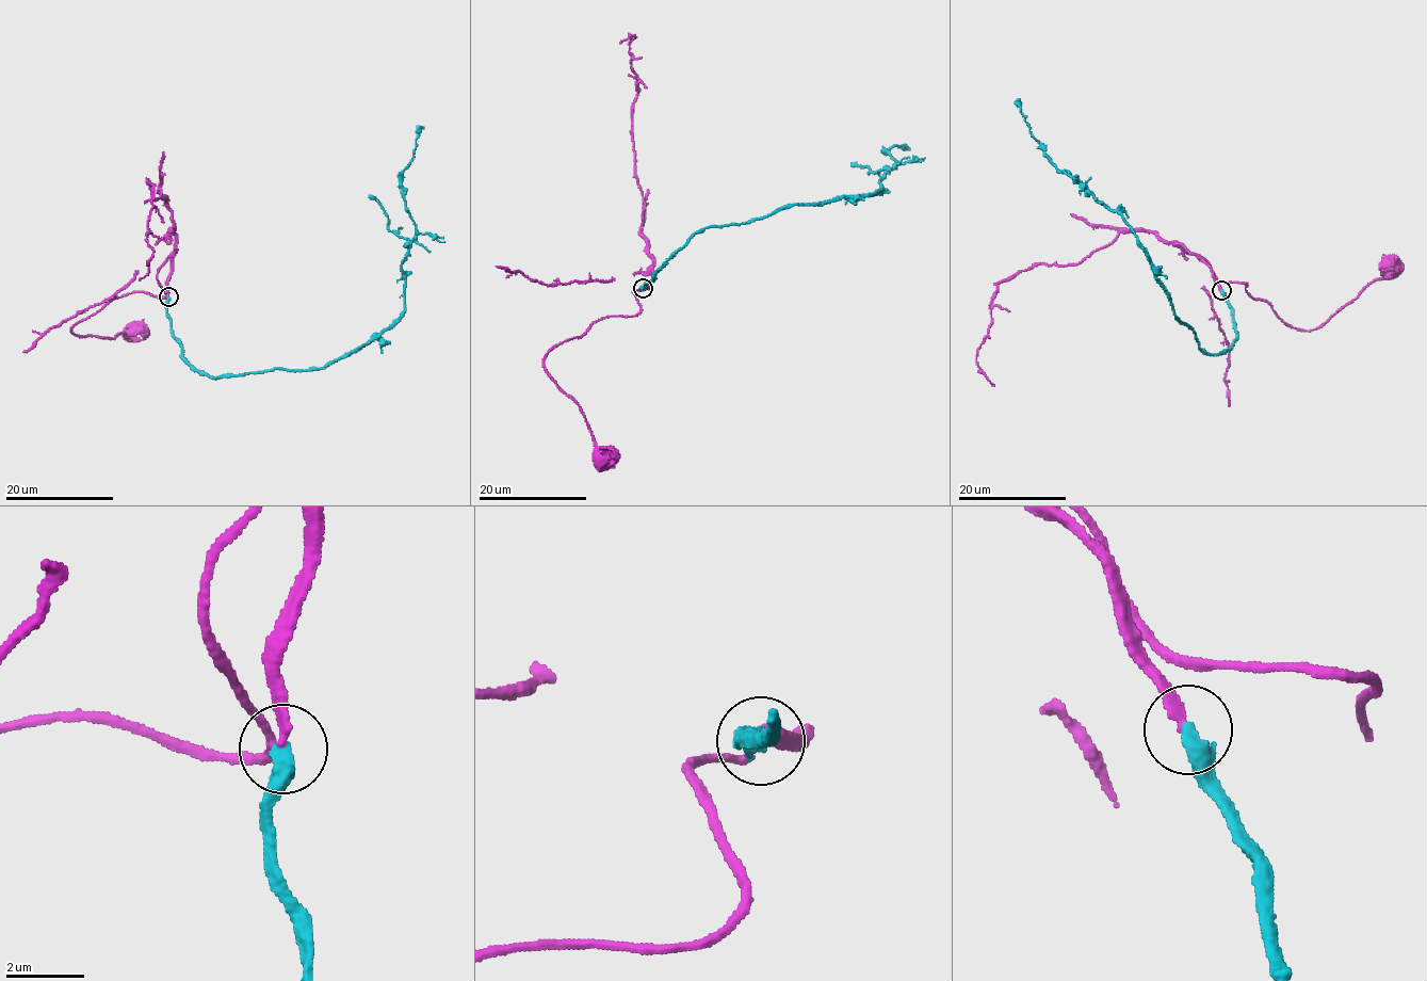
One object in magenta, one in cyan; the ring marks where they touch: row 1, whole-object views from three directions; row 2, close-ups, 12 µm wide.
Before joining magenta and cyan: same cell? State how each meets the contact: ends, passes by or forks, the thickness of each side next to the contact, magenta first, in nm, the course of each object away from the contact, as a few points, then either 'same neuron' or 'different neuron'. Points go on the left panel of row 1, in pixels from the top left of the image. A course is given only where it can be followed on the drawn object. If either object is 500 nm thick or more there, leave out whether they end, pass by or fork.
magenta ends; cyan ends; calibres 220 and 480 nm; course magenta (168, 296), (173, 213), (159, 190), (162, 198), (153, 199), (148, 180), (146, 240), (153, 257), (139, 280); course cyan (168, 296), (182, 357), (214, 378), (325, 367), (377, 339), (404, 309), (415, 234), (400, 176), (423, 127); different neuron

